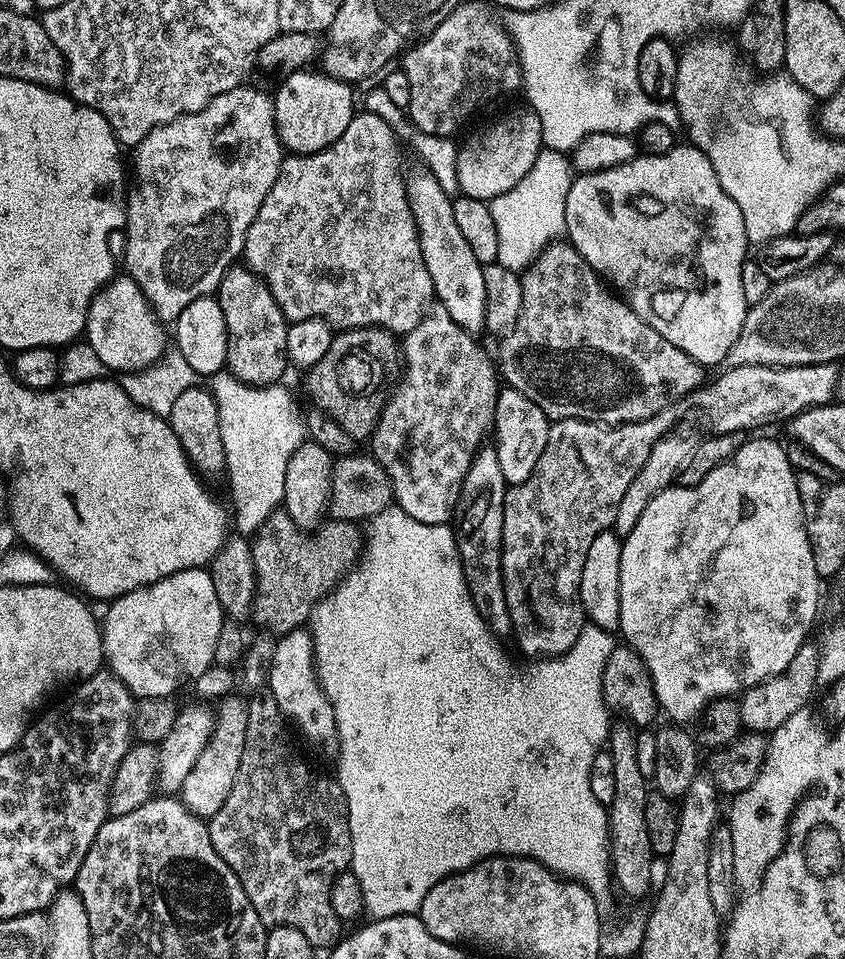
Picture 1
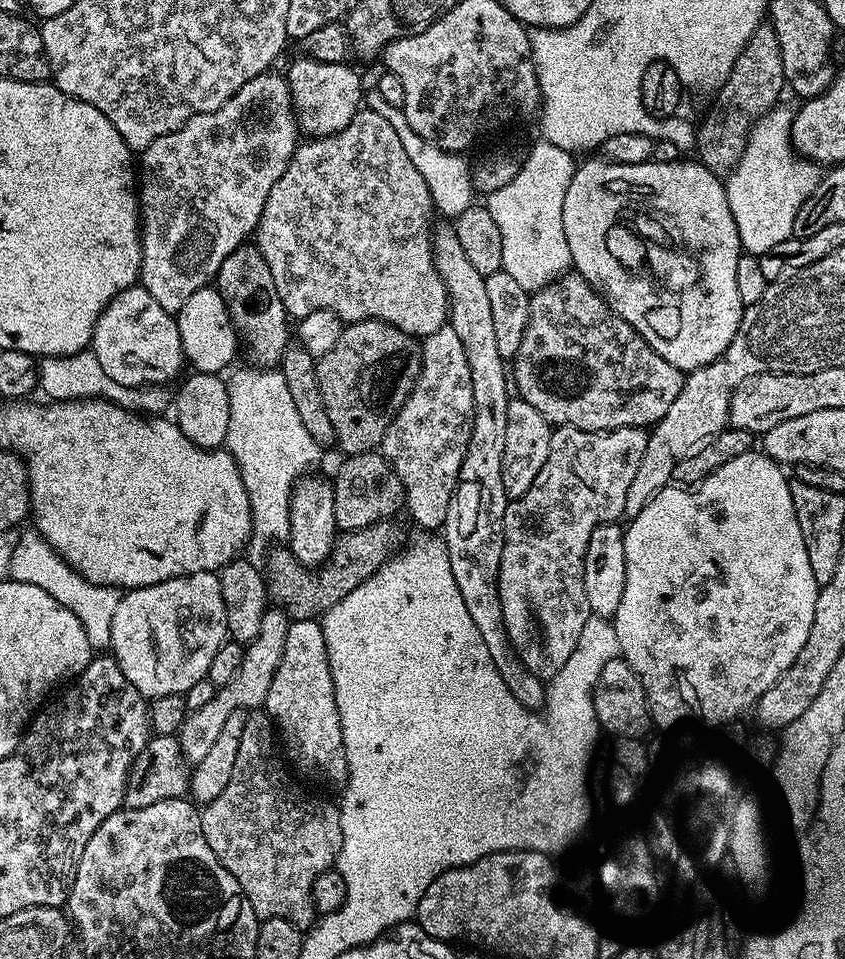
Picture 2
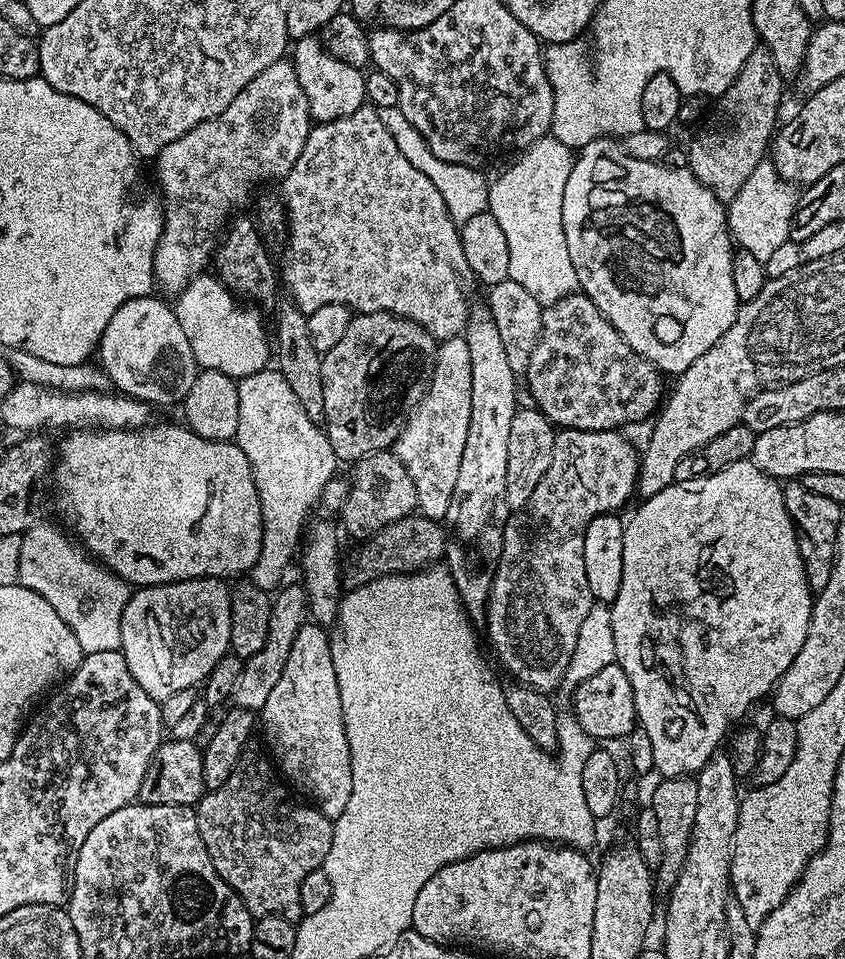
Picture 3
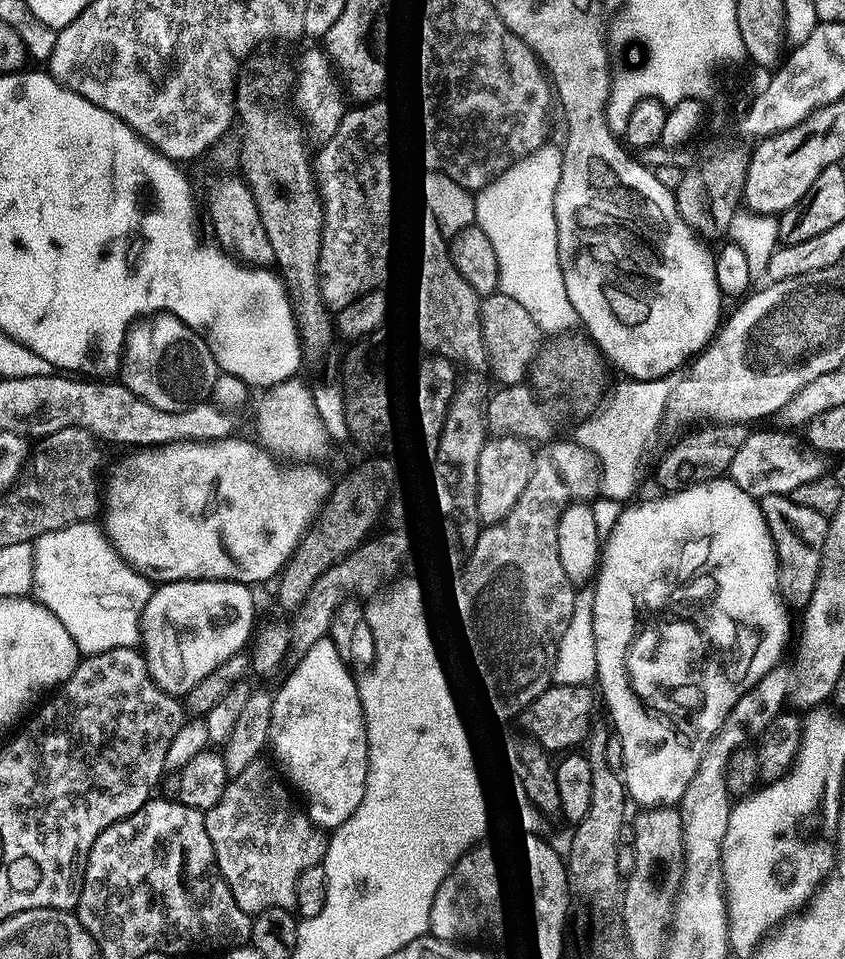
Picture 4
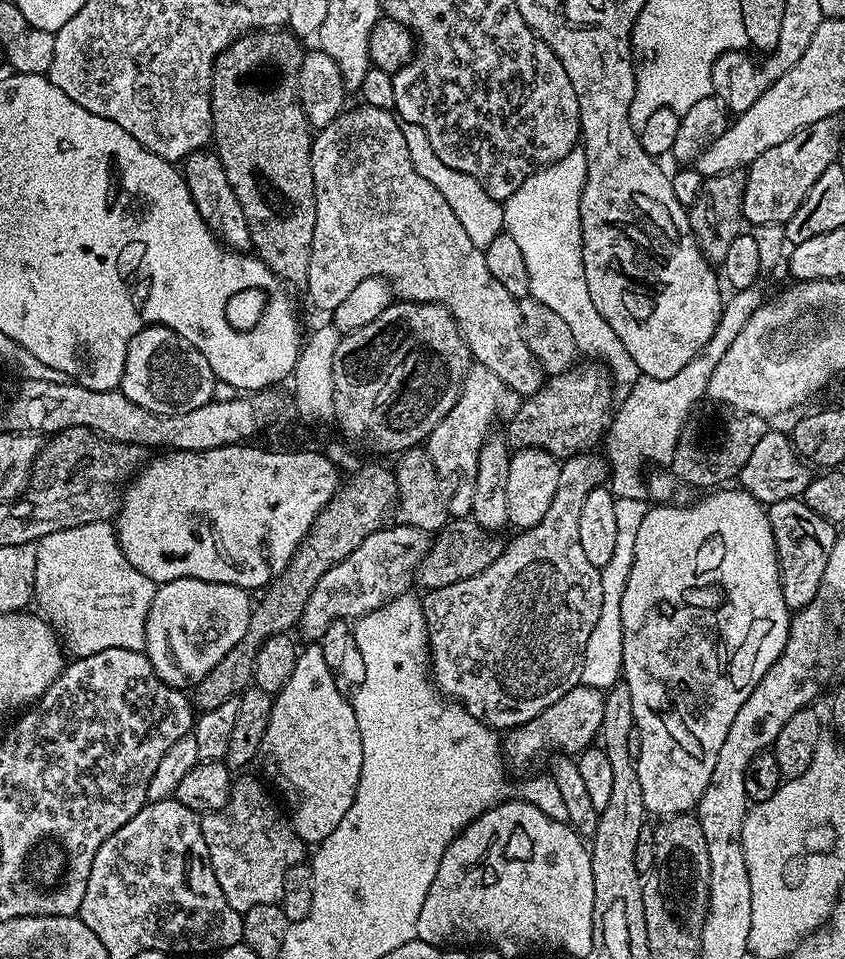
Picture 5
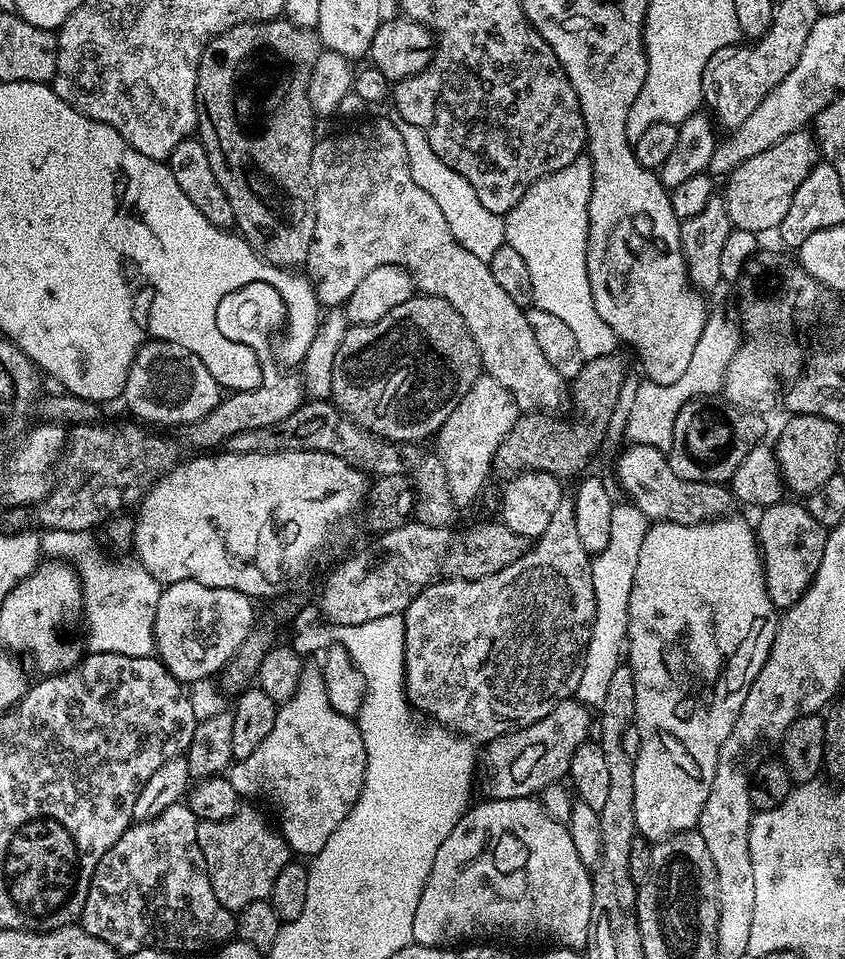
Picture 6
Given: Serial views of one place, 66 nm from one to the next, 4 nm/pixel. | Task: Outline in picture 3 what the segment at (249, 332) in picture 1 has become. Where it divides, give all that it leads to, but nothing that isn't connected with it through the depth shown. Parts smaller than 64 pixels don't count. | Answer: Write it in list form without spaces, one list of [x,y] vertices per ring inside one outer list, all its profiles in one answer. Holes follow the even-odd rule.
[[[240,214],[227,225],[214,253],[214,272],[220,283],[233,296],[252,306],[270,303],[276,292],[276,284],[278,288],[278,268],[274,260],[272,264],[272,256],[268,253],[263,239],[265,240],[265,237],[257,221],[247,220],[244,214]]]

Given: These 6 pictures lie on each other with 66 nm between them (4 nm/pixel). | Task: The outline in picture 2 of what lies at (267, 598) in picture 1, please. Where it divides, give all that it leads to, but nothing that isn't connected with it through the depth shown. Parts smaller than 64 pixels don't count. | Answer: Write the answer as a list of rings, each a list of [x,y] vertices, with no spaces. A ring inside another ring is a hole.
[[[392,518],[384,519],[368,528],[345,531],[337,535],[336,543],[332,545],[332,553],[318,571],[305,568],[287,547],[273,547],[266,561],[266,583],[271,603],[282,608],[292,620],[319,617],[342,598],[346,598],[350,590],[362,586],[366,578],[374,575],[387,560],[396,555],[404,538],[404,532],[396,522]]]

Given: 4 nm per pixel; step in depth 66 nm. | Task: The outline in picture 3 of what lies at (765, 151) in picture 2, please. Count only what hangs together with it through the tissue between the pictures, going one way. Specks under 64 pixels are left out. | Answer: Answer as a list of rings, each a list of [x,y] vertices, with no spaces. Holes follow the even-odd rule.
[[[763,160],[743,183],[742,189],[727,207],[728,229],[733,241],[754,258],[765,262],[788,240],[790,222],[798,199],[795,189],[776,173],[775,164]]]

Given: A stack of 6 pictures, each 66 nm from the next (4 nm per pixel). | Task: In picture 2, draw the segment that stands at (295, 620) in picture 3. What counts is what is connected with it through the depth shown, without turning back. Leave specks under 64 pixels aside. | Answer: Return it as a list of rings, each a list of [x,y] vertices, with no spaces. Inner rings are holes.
[[[269,607],[268,611],[262,614],[262,626],[258,630],[258,638],[254,638],[246,645],[242,666],[238,666],[234,678],[230,678],[230,682],[219,685],[206,706],[189,711],[185,715],[178,739],[180,753],[184,755],[184,759],[189,765],[195,766],[198,762],[202,762],[202,758],[206,758],[206,753],[213,748],[218,734],[222,734],[222,726],[226,726],[226,718],[230,718],[230,714],[234,714],[234,710],[264,708],[266,698],[270,694],[270,682],[274,682],[274,670],[278,670],[278,663],[282,658],[290,624],[290,618],[282,608]]]

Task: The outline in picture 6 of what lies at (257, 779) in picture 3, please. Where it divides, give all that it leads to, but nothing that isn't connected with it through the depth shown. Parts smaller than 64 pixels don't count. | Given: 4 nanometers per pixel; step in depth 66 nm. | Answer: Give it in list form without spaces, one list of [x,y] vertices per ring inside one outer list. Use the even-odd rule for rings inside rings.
[[[244,806],[222,822],[199,821],[196,829],[210,886],[214,886],[214,894],[222,906],[241,910],[255,900],[271,897],[274,878],[290,863],[290,849],[279,831],[264,821],[262,813]]]

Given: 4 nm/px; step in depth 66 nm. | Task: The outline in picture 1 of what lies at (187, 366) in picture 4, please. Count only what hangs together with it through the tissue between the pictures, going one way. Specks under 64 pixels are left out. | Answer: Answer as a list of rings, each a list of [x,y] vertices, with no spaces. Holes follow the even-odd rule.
[[[120,274],[105,284],[90,302],[84,336],[94,354],[98,354],[104,363],[105,369],[112,371],[113,368],[116,374],[123,374],[141,372],[164,356],[169,347],[164,328],[165,321],[156,317],[152,303],[146,294],[142,294],[138,282],[134,282],[127,274]]]

